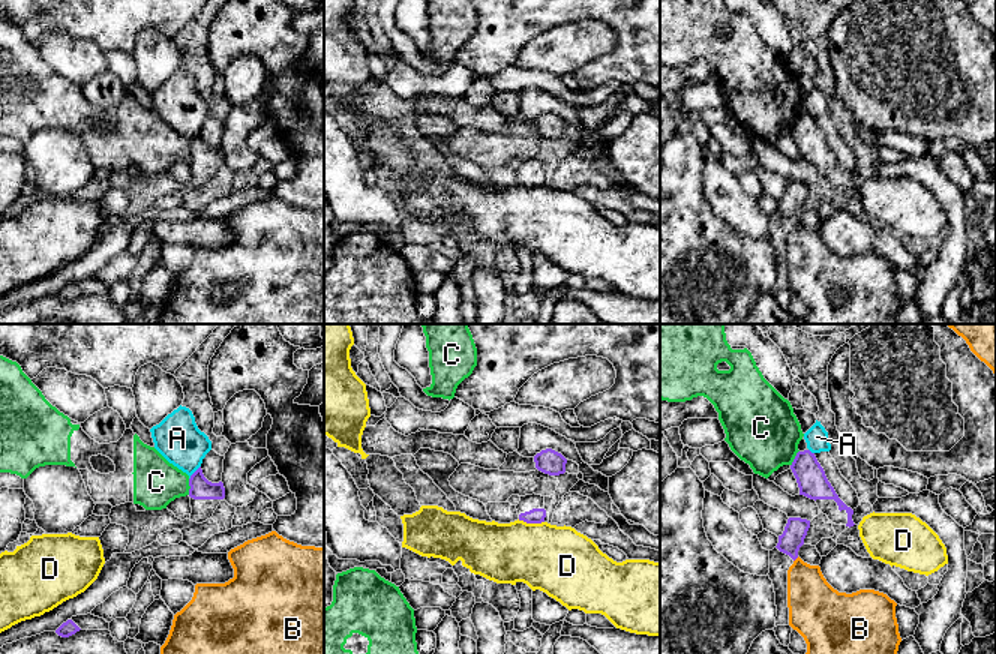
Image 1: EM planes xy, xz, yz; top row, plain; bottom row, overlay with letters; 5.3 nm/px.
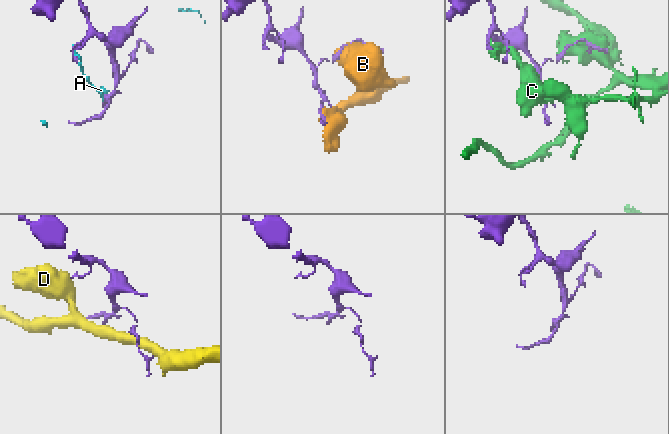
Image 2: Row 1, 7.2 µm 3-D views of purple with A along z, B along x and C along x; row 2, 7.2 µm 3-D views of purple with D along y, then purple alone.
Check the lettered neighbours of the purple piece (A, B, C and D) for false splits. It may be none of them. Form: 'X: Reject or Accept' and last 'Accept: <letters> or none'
A: Reject
B: Reject
C: Reject
D: Reject
Accept: none

